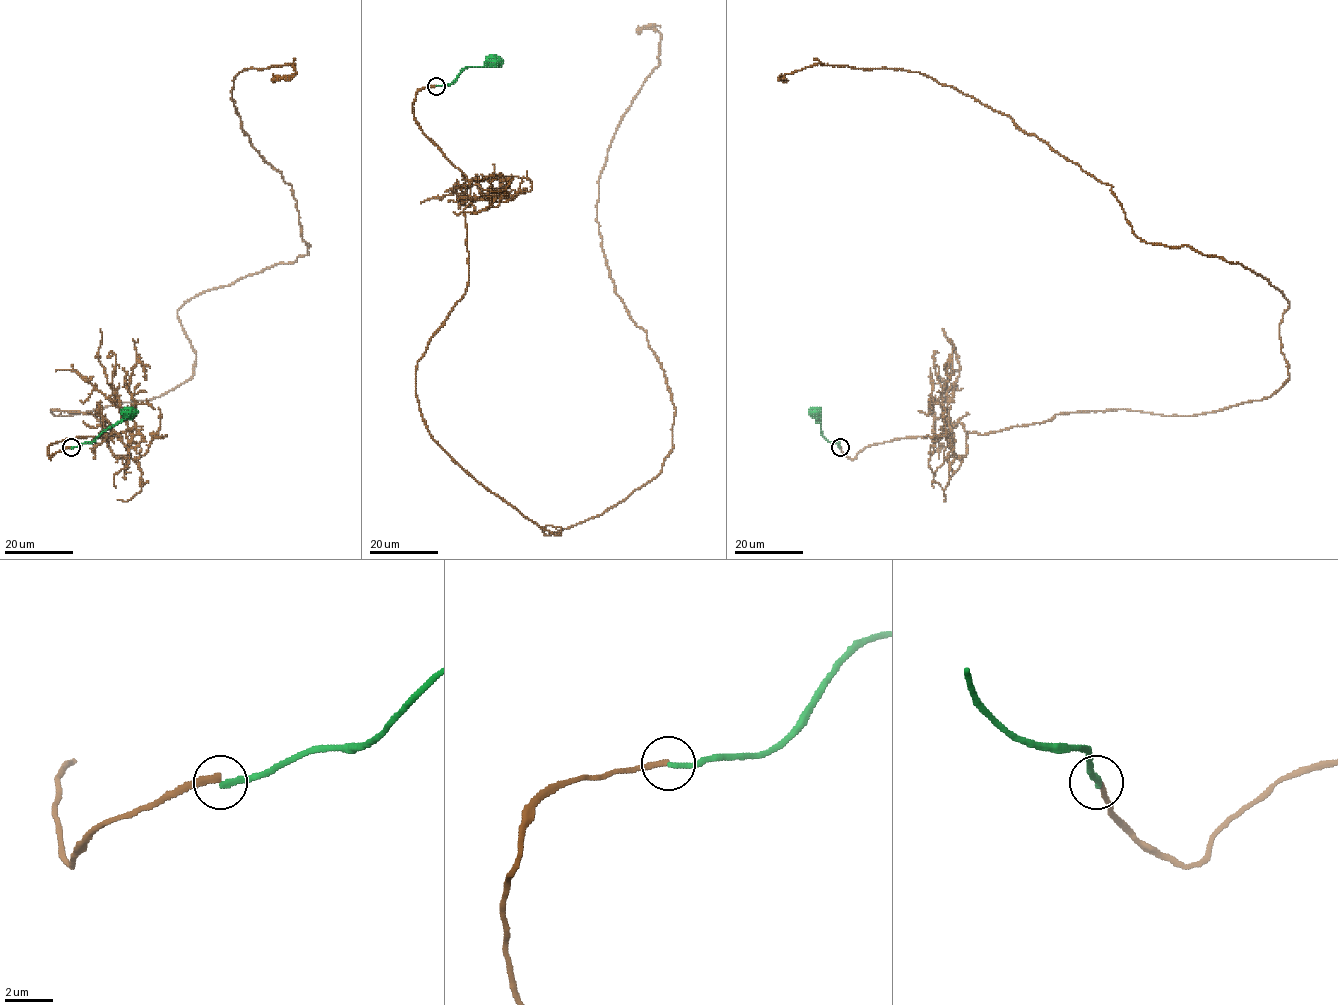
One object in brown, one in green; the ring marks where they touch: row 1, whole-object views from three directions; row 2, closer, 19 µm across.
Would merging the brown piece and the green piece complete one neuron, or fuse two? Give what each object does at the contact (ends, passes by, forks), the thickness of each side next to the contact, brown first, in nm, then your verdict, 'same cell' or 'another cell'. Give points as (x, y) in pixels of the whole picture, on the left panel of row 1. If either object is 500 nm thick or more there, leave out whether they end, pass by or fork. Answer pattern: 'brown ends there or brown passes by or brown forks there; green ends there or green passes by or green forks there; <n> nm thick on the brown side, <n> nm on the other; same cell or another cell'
brown ends there; green ends there; 260 nm thick on the brown side, 240 nm on the other; another cell

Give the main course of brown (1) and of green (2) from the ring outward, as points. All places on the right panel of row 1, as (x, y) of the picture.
1: (840, 447), (1260, 401), (1289, 376), (1289, 303), (1239, 263), (1143, 242), (1112, 187), (919, 72), (787, 81)
2: (840, 447), (822, 434), (821, 421), (815, 413)

